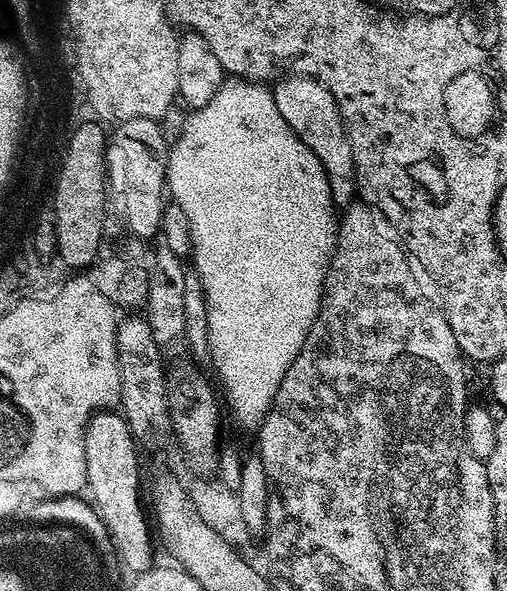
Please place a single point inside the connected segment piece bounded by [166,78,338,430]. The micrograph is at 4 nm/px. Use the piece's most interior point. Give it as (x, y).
(262, 221)

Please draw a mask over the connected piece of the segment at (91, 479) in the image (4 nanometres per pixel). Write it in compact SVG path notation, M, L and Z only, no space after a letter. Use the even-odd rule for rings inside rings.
M105 410L92 416L86 430L84 445L87 491L92 492L91 503L101 522L108 528L119 563L123 567L125 564L132 574L146 572L154 564L152 536L148 533L150 520L149 517L148 520L144 517L144 508L140 505L140 460L136 457L137 445L123 415L116 410Z

